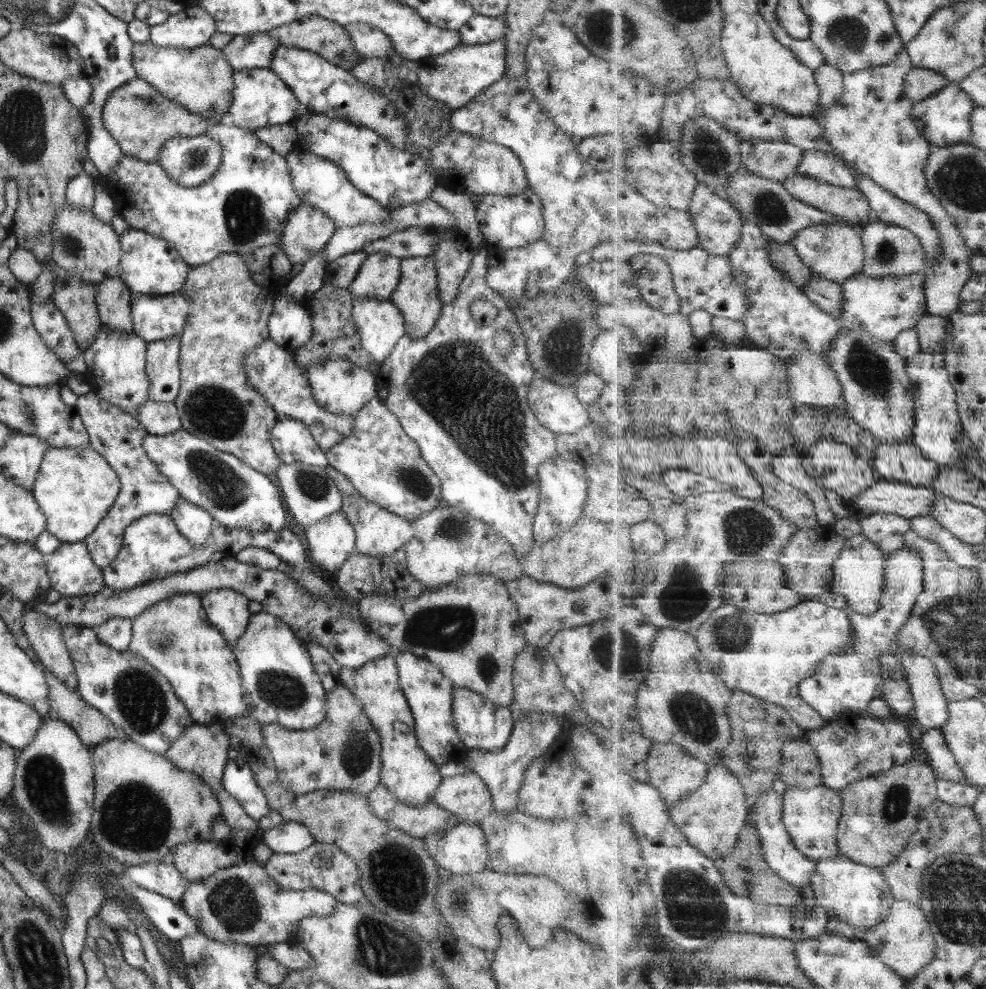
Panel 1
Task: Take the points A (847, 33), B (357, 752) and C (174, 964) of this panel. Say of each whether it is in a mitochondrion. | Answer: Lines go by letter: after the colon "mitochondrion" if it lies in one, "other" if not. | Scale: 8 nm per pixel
A: mitochondrion
B: mitochondrion
C: other

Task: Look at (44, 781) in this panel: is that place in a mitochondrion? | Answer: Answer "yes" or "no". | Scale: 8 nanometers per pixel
yes

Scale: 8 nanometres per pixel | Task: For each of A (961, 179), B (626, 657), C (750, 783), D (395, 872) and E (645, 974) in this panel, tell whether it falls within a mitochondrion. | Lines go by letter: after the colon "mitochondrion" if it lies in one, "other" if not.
A: mitochondrion
B: mitochondrion
C: other
D: mitochondrion
E: other

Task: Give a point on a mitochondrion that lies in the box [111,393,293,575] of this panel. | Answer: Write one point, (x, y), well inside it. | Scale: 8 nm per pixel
(226, 489)

